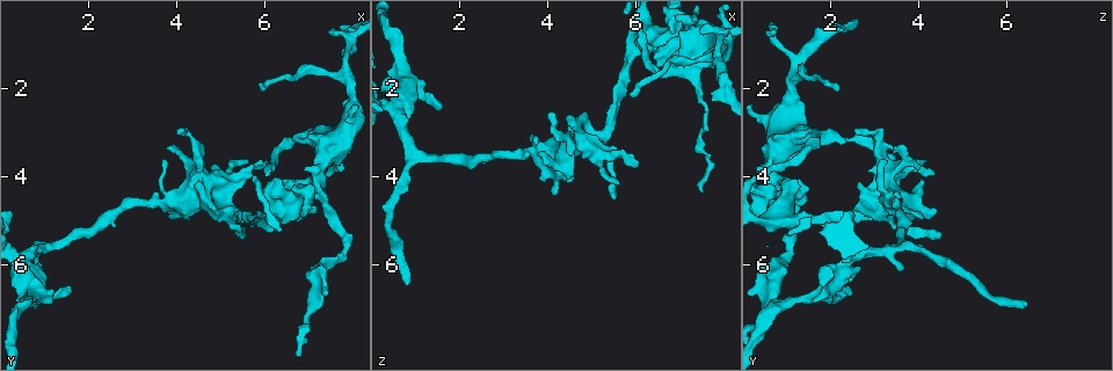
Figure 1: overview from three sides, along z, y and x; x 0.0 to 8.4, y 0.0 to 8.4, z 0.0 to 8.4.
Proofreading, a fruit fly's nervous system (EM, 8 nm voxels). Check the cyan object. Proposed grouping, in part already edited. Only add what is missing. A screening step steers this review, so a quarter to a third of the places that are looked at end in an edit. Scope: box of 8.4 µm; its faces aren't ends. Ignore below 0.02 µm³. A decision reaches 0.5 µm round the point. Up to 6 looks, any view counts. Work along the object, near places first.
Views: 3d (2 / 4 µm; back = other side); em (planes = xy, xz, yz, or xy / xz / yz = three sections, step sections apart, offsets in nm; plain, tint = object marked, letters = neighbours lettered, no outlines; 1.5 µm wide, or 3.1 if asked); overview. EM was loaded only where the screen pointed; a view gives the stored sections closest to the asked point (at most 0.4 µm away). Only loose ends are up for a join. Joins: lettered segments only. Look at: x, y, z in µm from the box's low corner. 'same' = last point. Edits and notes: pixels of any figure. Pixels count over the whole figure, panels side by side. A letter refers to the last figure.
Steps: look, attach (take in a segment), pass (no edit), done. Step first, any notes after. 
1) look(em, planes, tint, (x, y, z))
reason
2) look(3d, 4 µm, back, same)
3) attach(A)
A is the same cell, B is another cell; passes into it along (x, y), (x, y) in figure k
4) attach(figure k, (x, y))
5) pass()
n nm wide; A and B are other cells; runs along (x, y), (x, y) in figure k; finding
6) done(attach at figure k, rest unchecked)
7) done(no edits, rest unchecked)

look(em, planes, letters, (5.90, 2.05, 2.20))
tapers out

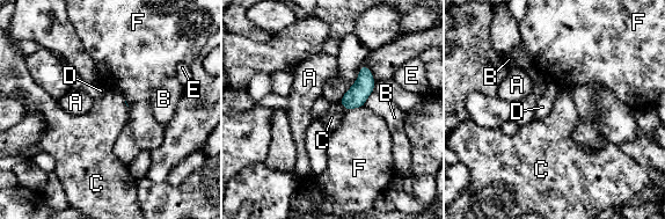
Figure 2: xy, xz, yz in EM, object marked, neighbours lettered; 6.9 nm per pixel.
pass()
A, B, C, D, E and F are other cells; border along (338, 102), (345, 109) in figure 2; no lettered segment goes on from it

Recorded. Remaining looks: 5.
look(em, planes, letters, (7.50, 0.60, 0.75))

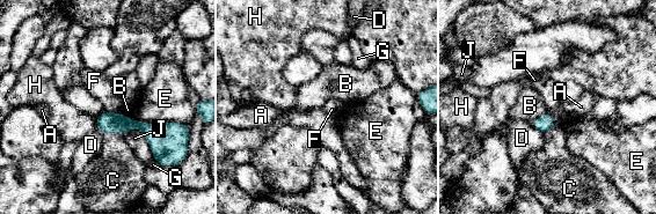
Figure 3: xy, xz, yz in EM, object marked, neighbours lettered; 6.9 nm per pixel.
pass()
A, B, C, D, E, F, G, H and J are other cells; border along (106, 110), (118, 113) in figure 3; none of them fits

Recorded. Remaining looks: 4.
look(em, yz, step 4, letters, (0.85, 6.80, 6.45))
long arm stops here

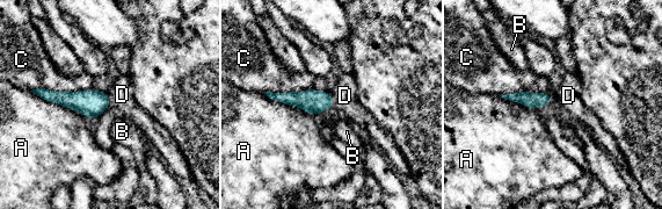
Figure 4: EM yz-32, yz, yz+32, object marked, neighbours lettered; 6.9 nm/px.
attach(D)
A touches over 480 nm; D is the same cell, A, B and C are other cells; it goes on there

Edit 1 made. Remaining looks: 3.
done(attach at figure 4, rest unchecked)

